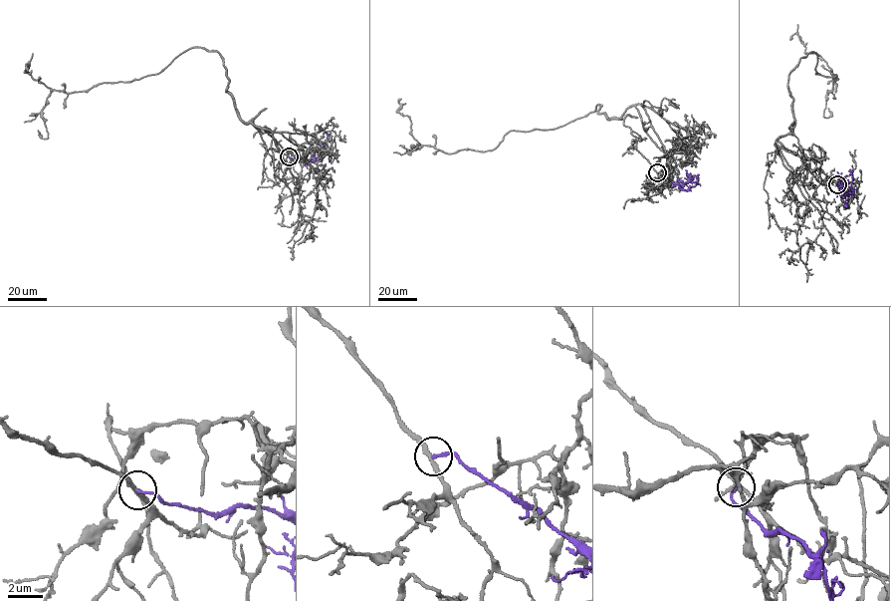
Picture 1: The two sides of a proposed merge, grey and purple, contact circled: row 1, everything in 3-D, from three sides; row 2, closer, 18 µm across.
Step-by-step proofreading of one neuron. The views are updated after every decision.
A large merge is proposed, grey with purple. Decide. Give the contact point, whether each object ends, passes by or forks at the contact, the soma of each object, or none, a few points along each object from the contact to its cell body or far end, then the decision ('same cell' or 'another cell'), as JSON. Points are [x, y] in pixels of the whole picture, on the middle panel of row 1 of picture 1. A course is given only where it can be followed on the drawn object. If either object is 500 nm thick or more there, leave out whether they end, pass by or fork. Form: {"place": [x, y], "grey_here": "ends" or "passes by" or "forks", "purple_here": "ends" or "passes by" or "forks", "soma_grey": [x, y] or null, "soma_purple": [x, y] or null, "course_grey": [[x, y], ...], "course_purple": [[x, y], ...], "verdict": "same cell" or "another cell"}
{"place": [657, 172], "grey_here": "passes by", "purple_here": "ends", "soma_grey": null, "soma_purple": null, "course_grey": [[657, 172], [624, 120], [599, 104], [555, 129], [508, 132], [492, 150], [445, 153], [415, 140], [400, 99]], "course_purple": [[657, 172], [682, 184], [692, 179], [685, 169]], "verdict": "another cell"}

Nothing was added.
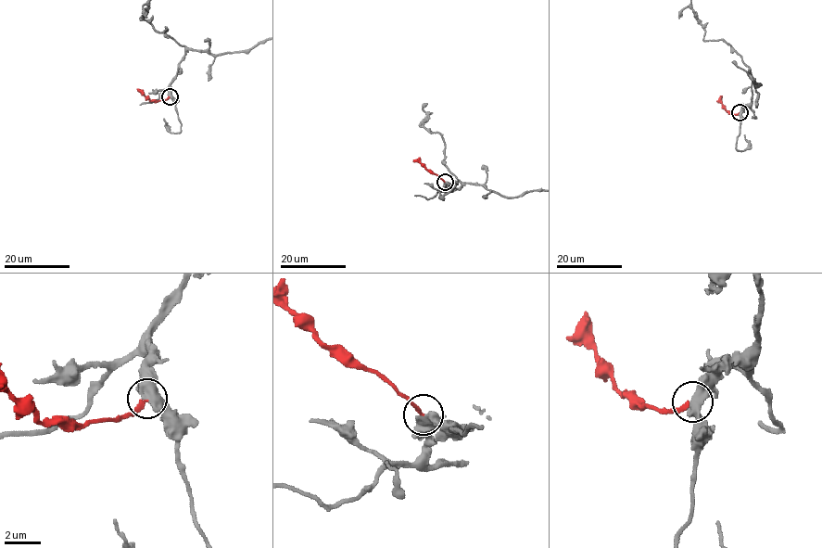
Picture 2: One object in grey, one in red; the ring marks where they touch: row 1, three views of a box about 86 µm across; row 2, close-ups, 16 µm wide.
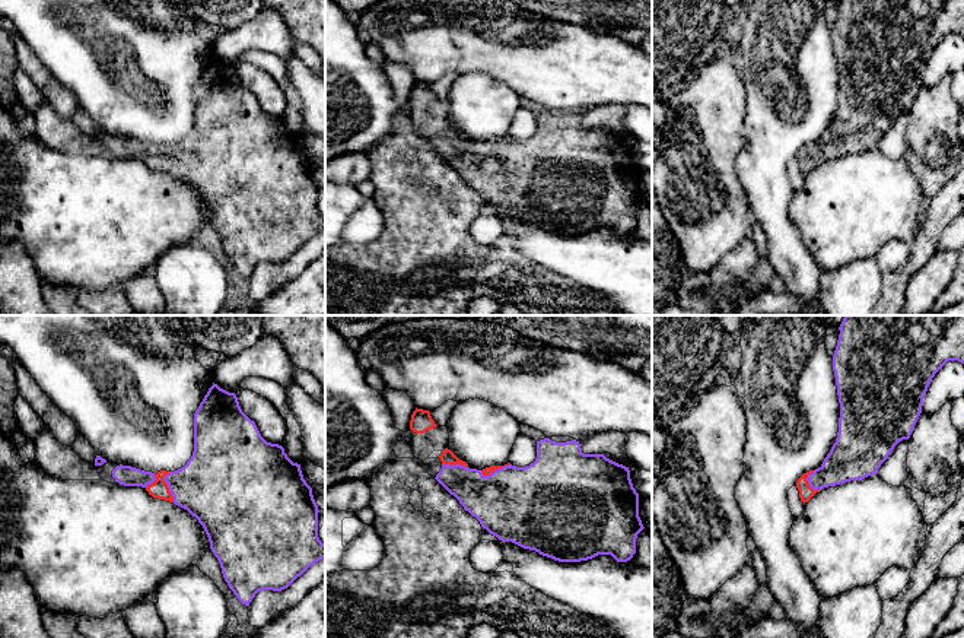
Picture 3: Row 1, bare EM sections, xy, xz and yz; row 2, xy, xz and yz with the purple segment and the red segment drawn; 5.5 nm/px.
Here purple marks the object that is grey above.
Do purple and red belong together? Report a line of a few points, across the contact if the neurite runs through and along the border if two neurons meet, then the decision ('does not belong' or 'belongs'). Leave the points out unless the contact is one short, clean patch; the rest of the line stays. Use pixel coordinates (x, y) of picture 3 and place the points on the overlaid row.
xy (213, 486), (168, 486), (159, 489) | belongs

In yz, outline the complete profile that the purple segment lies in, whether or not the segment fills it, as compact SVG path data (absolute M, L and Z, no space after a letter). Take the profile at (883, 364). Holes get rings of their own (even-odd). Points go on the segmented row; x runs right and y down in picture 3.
M846 315L839 330L833 355L840 403L839 432L823 464L804 473L796 482L804 504L820 489L876 474L894 447L910 438L935 374L948 361L964 364L964 315Z

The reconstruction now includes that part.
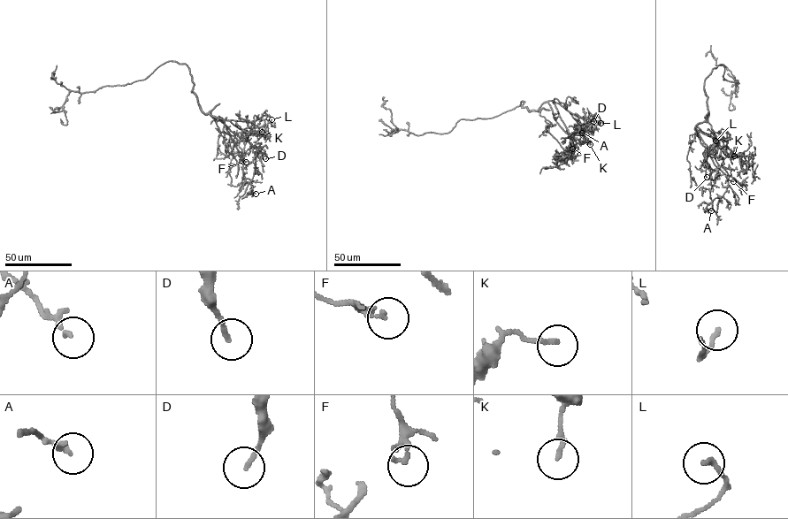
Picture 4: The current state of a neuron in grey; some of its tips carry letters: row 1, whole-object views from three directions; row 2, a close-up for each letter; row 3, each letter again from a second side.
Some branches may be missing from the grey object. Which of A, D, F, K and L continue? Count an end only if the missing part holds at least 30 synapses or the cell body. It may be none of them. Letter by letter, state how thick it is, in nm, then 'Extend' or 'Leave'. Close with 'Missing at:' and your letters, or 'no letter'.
A: Thickness 180 nm. Leave
D: Thickness 150 nm. Leave
F: Thickness 180 nm. Leave
K: Thickness 150 nm. Leave
L: Thickness 160 nm. Leave
Missing at: no letter

